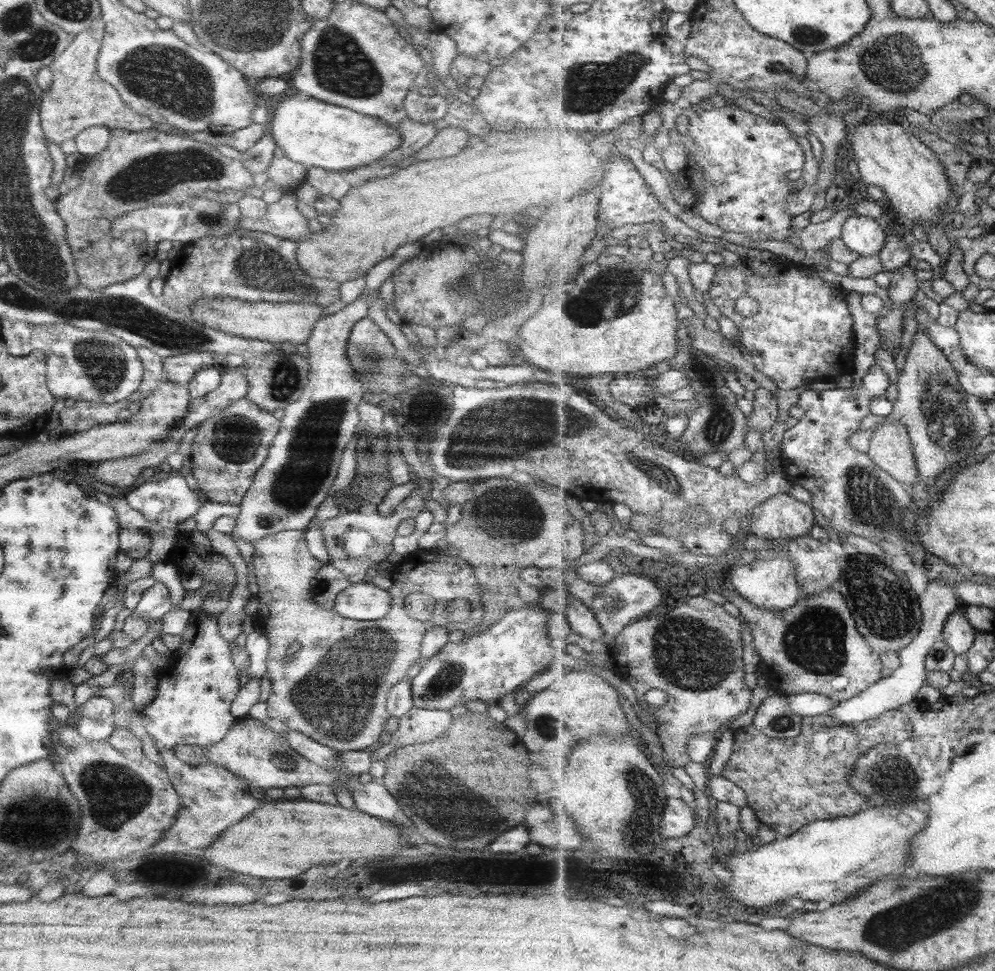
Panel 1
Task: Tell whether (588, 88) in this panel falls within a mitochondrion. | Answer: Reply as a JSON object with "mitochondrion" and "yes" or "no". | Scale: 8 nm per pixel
{"mitochondrion":"yes"}

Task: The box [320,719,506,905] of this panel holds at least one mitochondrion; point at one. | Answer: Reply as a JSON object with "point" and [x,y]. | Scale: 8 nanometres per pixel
{"point":[425,800]}

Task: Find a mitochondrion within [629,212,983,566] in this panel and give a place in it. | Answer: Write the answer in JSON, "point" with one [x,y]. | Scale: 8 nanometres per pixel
{"point":[867,500]}

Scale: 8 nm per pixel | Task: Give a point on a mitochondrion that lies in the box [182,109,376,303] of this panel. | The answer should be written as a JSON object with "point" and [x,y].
{"point":[260,267]}

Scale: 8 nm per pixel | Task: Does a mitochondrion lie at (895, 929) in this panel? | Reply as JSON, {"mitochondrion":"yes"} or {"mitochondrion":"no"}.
{"mitochondrion":"yes"}

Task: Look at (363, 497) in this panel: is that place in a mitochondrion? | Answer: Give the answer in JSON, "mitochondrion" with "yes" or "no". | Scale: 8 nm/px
{"mitochondrion":"yes"}

